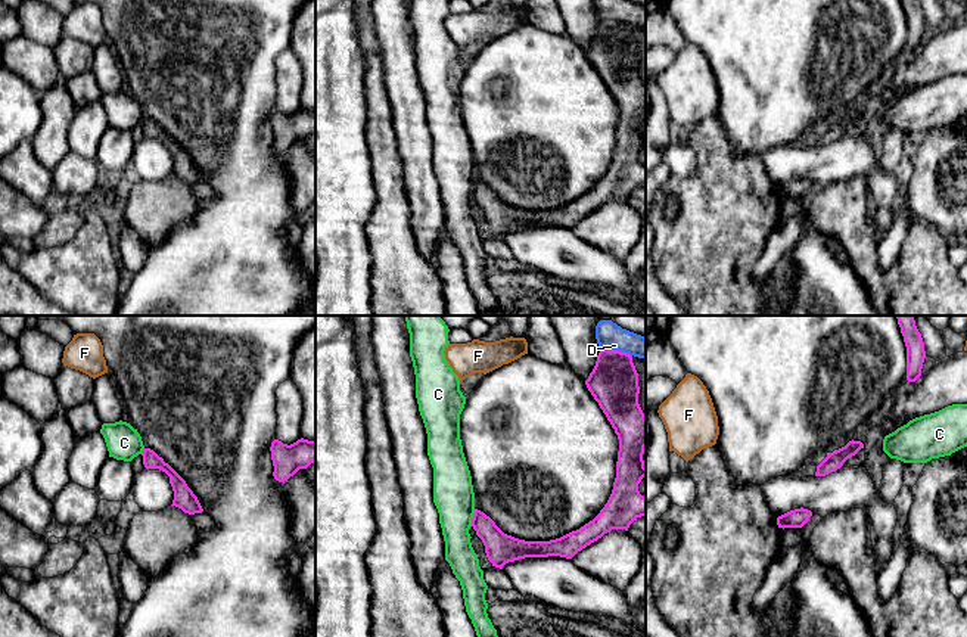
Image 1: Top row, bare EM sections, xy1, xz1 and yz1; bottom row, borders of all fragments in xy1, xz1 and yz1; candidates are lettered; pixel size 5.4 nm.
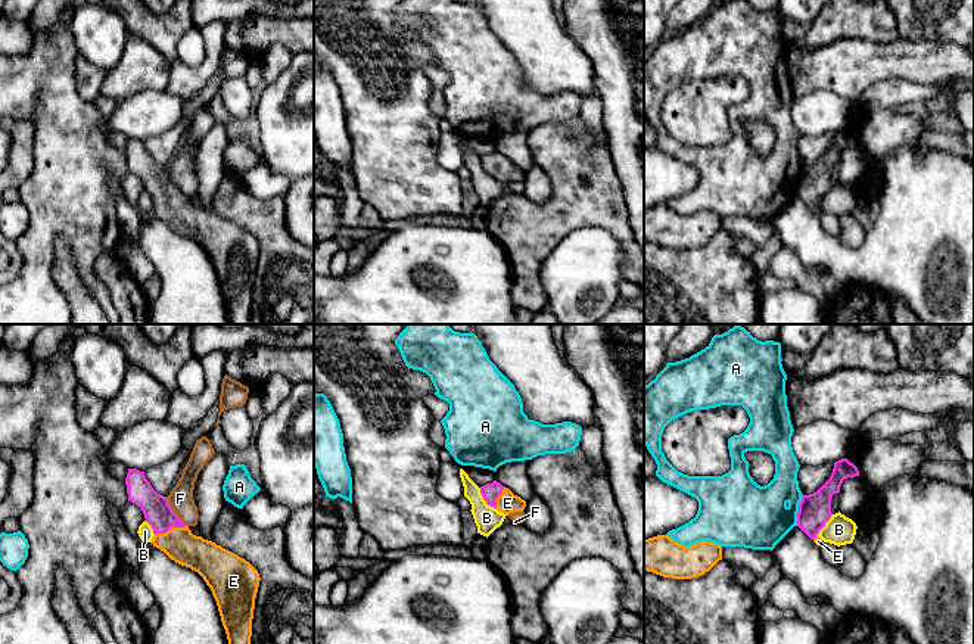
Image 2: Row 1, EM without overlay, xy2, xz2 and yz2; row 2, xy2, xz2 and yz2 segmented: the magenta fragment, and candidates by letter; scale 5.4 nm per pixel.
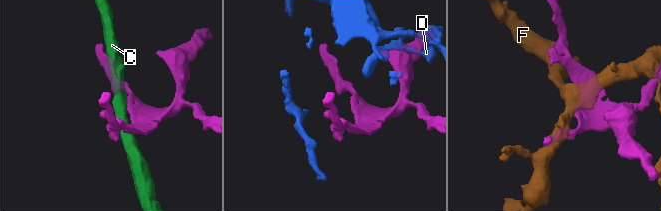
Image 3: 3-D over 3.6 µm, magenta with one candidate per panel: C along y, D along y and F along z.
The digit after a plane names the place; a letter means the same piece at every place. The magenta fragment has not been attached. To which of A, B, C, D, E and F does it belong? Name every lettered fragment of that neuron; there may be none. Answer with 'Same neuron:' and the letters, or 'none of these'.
Same neuron: E

